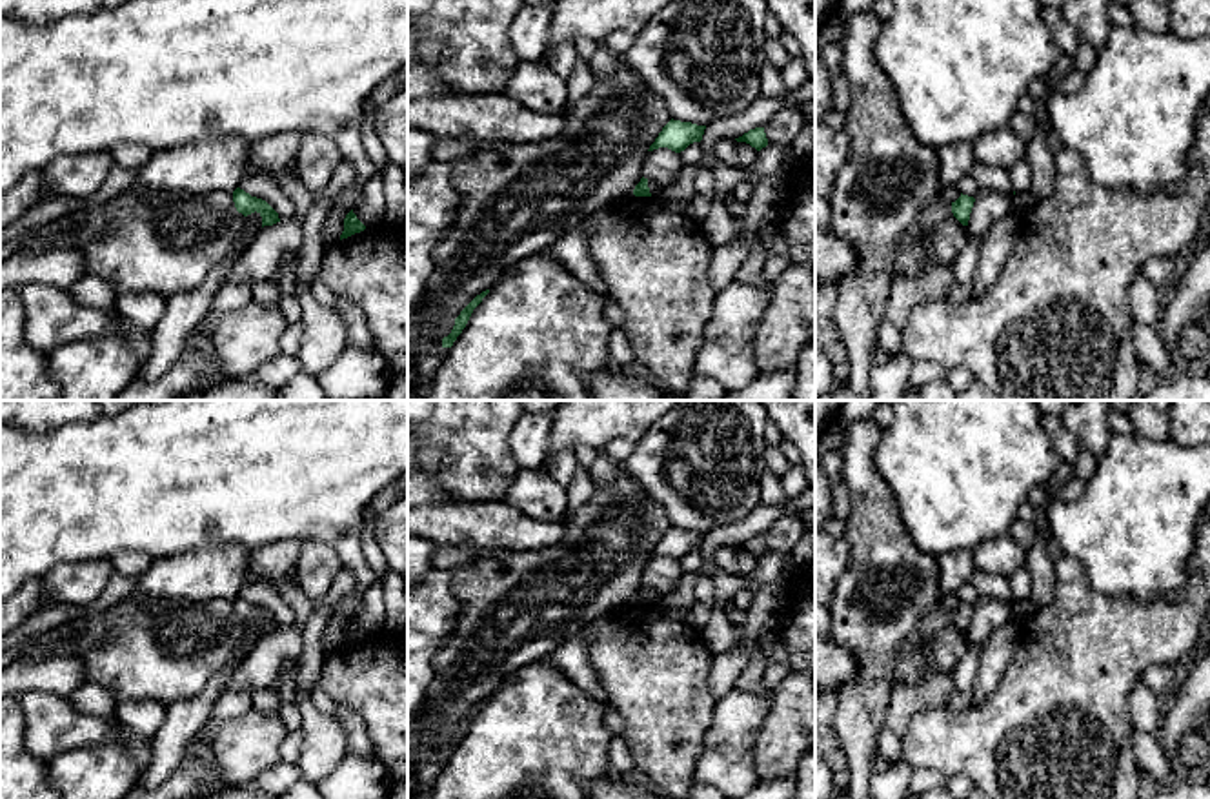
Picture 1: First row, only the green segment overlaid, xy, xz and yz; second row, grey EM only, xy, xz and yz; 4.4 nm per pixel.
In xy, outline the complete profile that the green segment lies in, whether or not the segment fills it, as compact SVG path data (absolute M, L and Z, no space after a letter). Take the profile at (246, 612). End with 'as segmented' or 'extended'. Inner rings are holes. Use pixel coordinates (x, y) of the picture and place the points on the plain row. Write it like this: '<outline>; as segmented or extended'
M240 595L233 599L233 610L237 619L244 624L257 619L262 624L262 635L280 630L278 621L266 608L251 604Z; as segmented

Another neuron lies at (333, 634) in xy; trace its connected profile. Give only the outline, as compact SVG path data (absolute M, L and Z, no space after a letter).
M335 615L329 624L326 626L324 633L322 633L322 652L324 655L329 655L331 652L335 652L337 648L340 648L340 642L344 639L344 626L351 617L348 615Z

